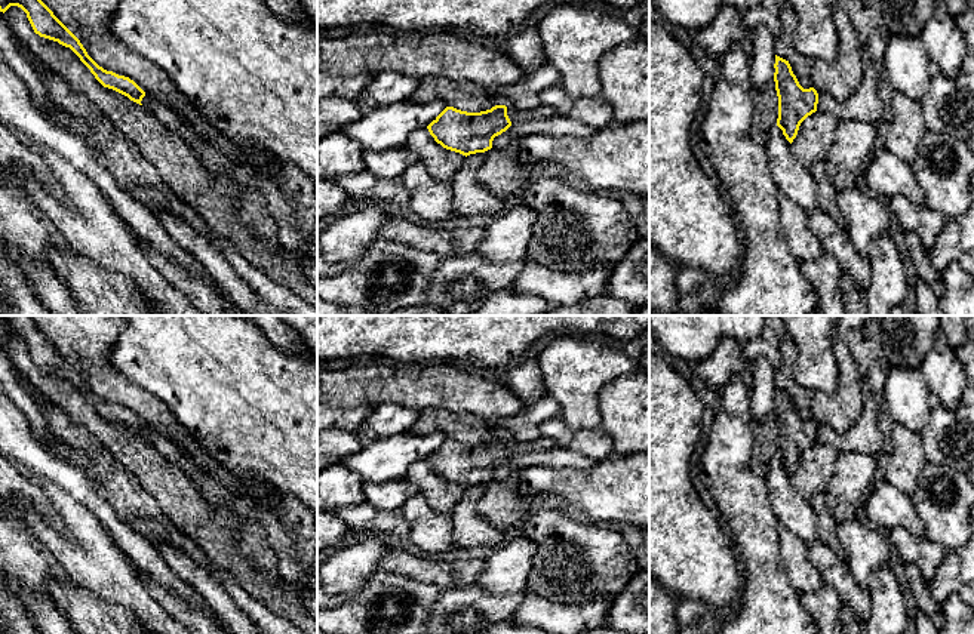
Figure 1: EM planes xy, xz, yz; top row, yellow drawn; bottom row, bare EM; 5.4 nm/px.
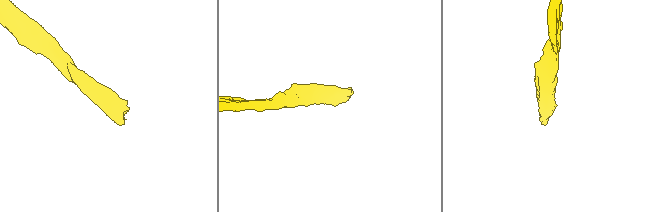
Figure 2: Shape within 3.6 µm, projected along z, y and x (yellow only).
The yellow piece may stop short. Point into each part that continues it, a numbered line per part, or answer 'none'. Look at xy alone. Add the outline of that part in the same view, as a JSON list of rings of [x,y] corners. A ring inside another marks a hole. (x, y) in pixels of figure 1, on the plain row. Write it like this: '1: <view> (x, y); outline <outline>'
none

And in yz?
none

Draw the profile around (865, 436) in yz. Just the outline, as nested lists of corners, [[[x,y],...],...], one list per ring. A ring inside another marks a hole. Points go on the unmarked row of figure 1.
[[[864,387],[864,403],[860,419],[847,431],[836,433],[829,425],[818,425],[817,443],[830,444],[839,452],[858,452],[878,455],[882,449],[884,434],[875,396]]]

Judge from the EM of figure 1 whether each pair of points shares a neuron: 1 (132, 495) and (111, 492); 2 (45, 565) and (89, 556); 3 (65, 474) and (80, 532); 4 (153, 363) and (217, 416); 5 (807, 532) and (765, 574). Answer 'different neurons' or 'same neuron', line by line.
1: same neuron
2: different neurons
3: different neurons
4: same neuron
5: different neurons

